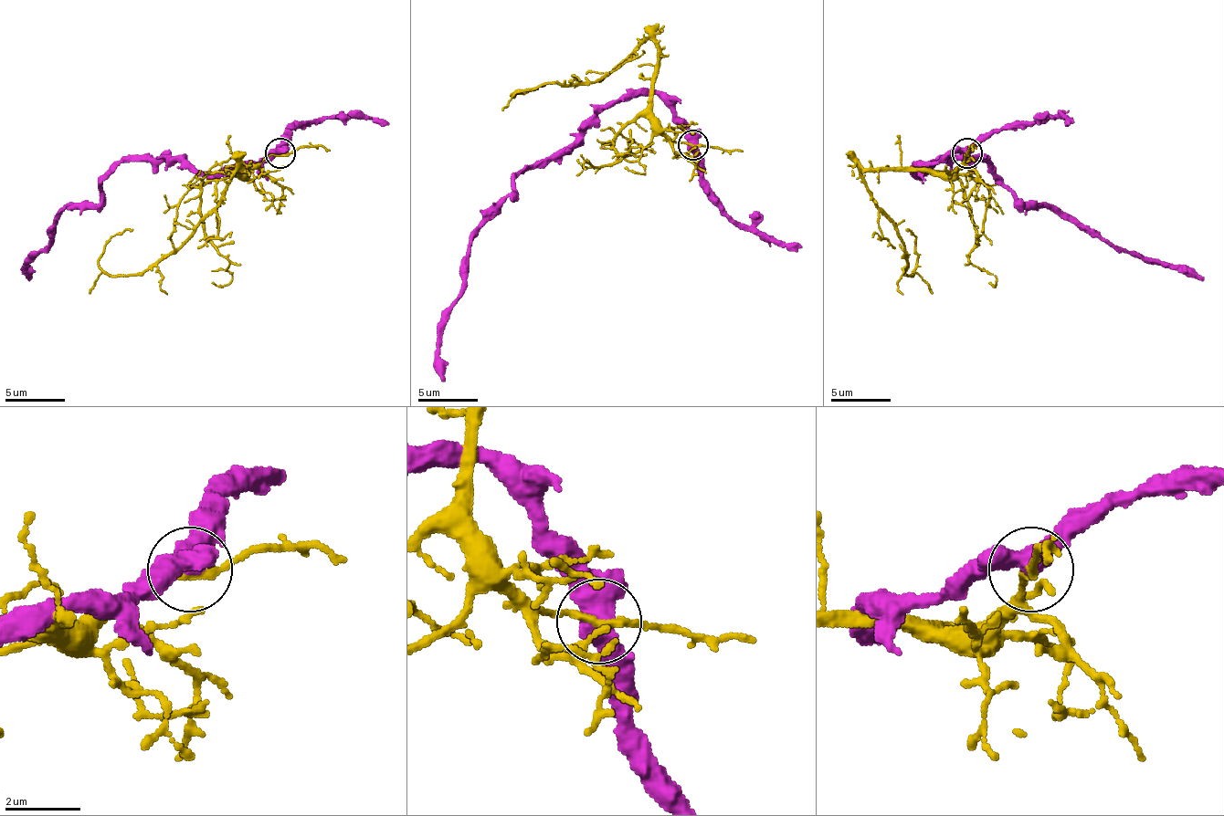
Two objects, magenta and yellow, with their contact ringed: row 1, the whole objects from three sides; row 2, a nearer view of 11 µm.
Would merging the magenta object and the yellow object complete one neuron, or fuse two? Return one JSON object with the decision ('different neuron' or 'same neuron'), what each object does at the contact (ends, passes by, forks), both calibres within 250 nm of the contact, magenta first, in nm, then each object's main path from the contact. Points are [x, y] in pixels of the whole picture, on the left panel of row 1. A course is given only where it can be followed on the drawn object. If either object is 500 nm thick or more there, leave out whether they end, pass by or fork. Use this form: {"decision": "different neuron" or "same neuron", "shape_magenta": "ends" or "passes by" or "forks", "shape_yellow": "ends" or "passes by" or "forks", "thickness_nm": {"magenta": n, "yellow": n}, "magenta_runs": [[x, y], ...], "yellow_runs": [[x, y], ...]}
{"decision": "different neuron", "thickness_nm": {"magenta": 550, "yellow": 180}, "magenta_runs": [[281, 152], [200, 171], [124, 159], [97, 204], [58, 215], [28, 282]], "yellow_runs": [[281, 152], [238, 171], [245, 171], [224, 201], [154, 270], [110, 276], [100, 266], [103, 245], [133, 228]]}

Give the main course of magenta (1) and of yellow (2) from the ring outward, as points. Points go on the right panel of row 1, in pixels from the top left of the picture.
1: (968, 152), (917, 168), (983, 159), (1016, 204), (1049, 204), (1157, 264), (1191, 270), (1203, 282)
2: (968, 152), (950, 171), (862, 171), (871, 201), (904, 245), (911, 276), (917, 245), (904, 228)

